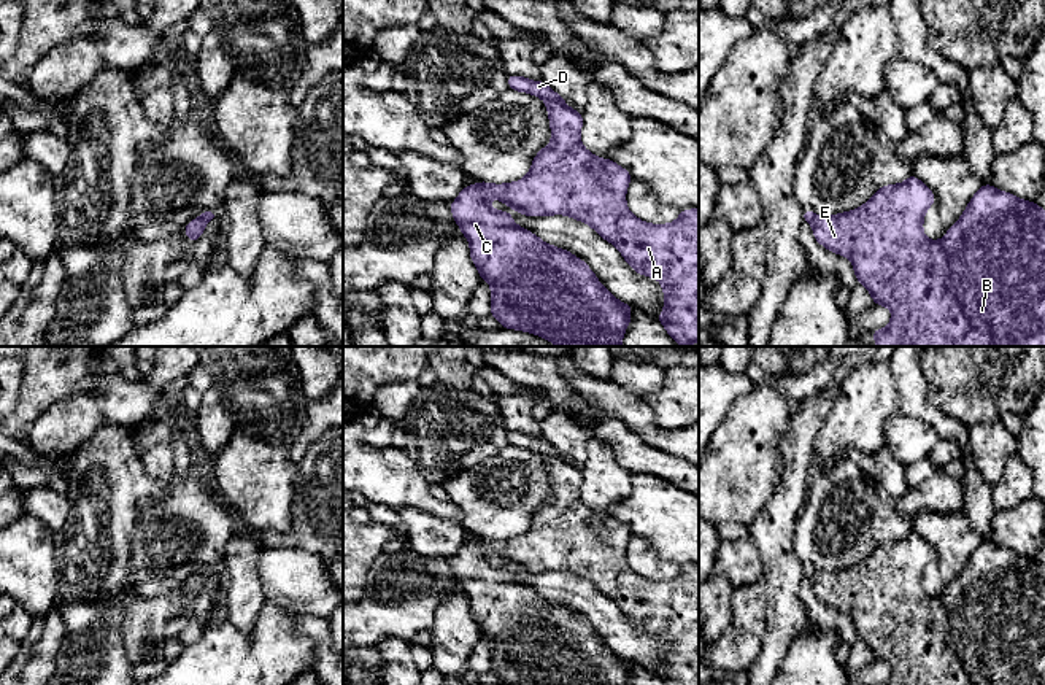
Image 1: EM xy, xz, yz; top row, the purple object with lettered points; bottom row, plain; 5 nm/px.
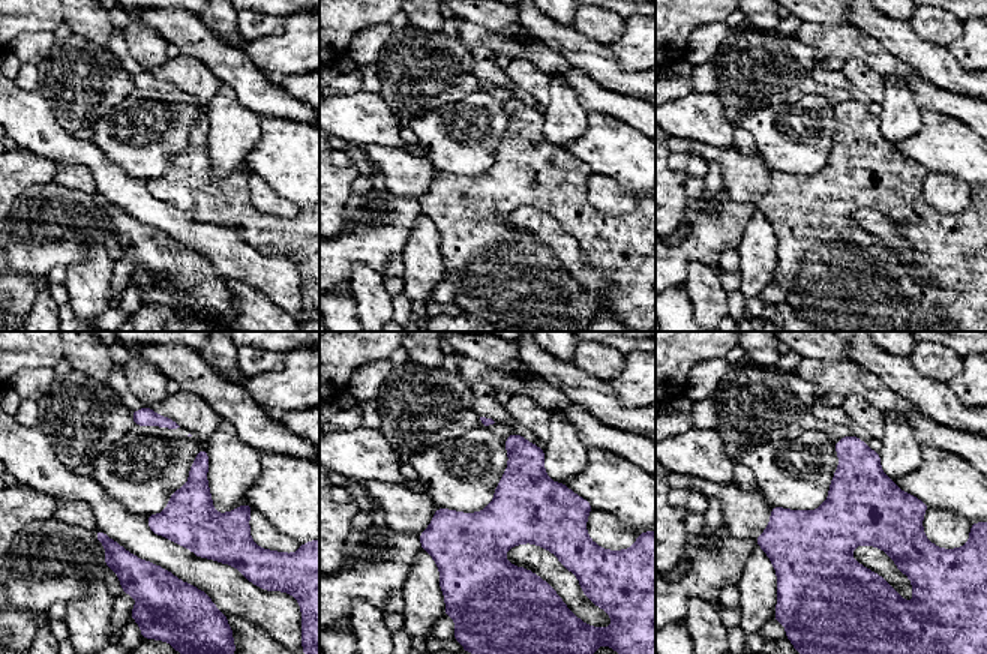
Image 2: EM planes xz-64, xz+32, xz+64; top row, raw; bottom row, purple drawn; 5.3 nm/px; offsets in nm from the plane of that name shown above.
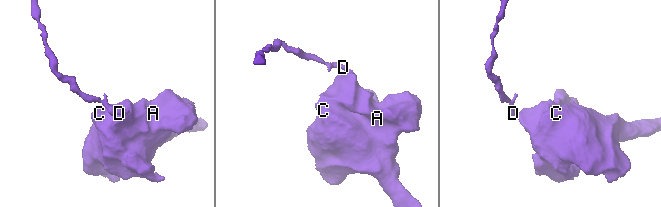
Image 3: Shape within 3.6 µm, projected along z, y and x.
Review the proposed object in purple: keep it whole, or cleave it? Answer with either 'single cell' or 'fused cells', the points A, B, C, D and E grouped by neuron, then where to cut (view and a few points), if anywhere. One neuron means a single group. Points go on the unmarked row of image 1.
fused cells; A B C E / D; cut in xz along (547, 456), (555, 456), (564, 463)

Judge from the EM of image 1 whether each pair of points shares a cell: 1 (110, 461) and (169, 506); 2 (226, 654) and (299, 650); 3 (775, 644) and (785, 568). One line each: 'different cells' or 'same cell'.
1: different cells
2: same cell
3: same cell

